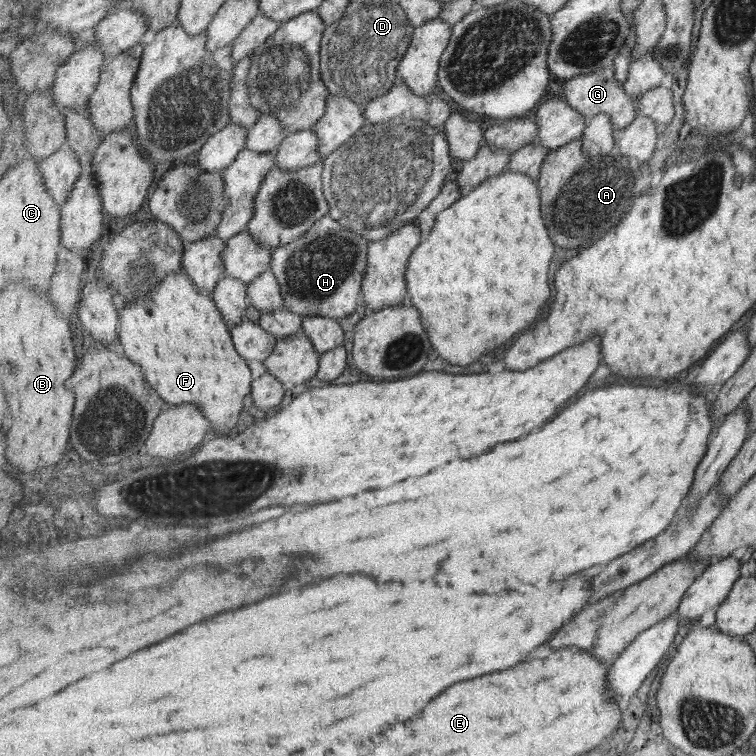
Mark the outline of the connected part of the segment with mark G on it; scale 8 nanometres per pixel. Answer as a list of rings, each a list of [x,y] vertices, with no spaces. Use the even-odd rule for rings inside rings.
[[[614,67],[573,77],[571,80],[562,82],[562,89],[571,108],[587,119],[598,115],[608,115],[611,123],[617,129],[628,127],[639,117],[637,98],[631,97],[625,92],[623,83],[619,82],[615,76]]]

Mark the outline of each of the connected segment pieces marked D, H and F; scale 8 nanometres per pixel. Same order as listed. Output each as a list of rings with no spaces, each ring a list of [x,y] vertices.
[[[397,1],[351,2],[344,16],[327,28],[323,38],[321,76],[329,94],[347,96],[367,106],[398,82],[399,64],[405,58],[416,27]]]
[[[330,214],[317,222],[300,238],[273,250],[270,272],[277,276],[285,298],[284,308],[303,317],[316,315],[344,319],[357,310],[363,294],[369,248],[365,236],[333,220]]]
[[[184,272],[167,276],[163,284],[157,284],[153,302],[155,304],[145,304],[145,301],[137,300],[133,308],[127,306],[125,312],[119,312],[119,340],[125,348],[125,354],[133,362],[143,366],[145,378],[149,380],[149,384],[153,384],[153,388],[157,388],[157,394],[165,402],[175,406],[181,406],[183,402],[195,402],[217,432],[225,434],[233,430],[239,424],[241,412],[245,408],[245,398],[252,394],[253,377],[247,366],[247,359],[236,349],[231,328],[217,308],[217,302],[212,296],[201,294],[195,282]]]

